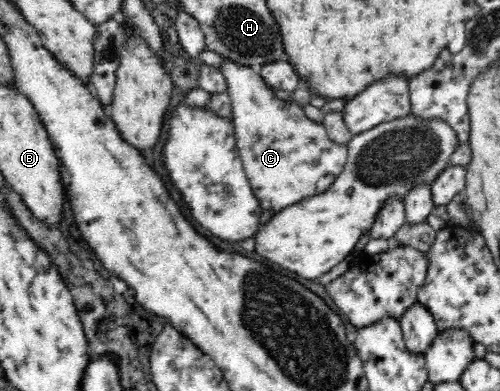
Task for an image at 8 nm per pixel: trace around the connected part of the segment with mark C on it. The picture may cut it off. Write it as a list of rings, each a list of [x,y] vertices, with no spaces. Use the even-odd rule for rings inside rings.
[[[225,58],[220,70],[226,81],[226,92],[231,96],[231,119],[235,127],[238,155],[259,204],[274,214],[303,199],[325,192],[345,166],[347,146],[332,142],[327,136],[323,123],[311,121],[294,100],[288,103],[277,98],[263,78],[255,74],[250,67]]]

